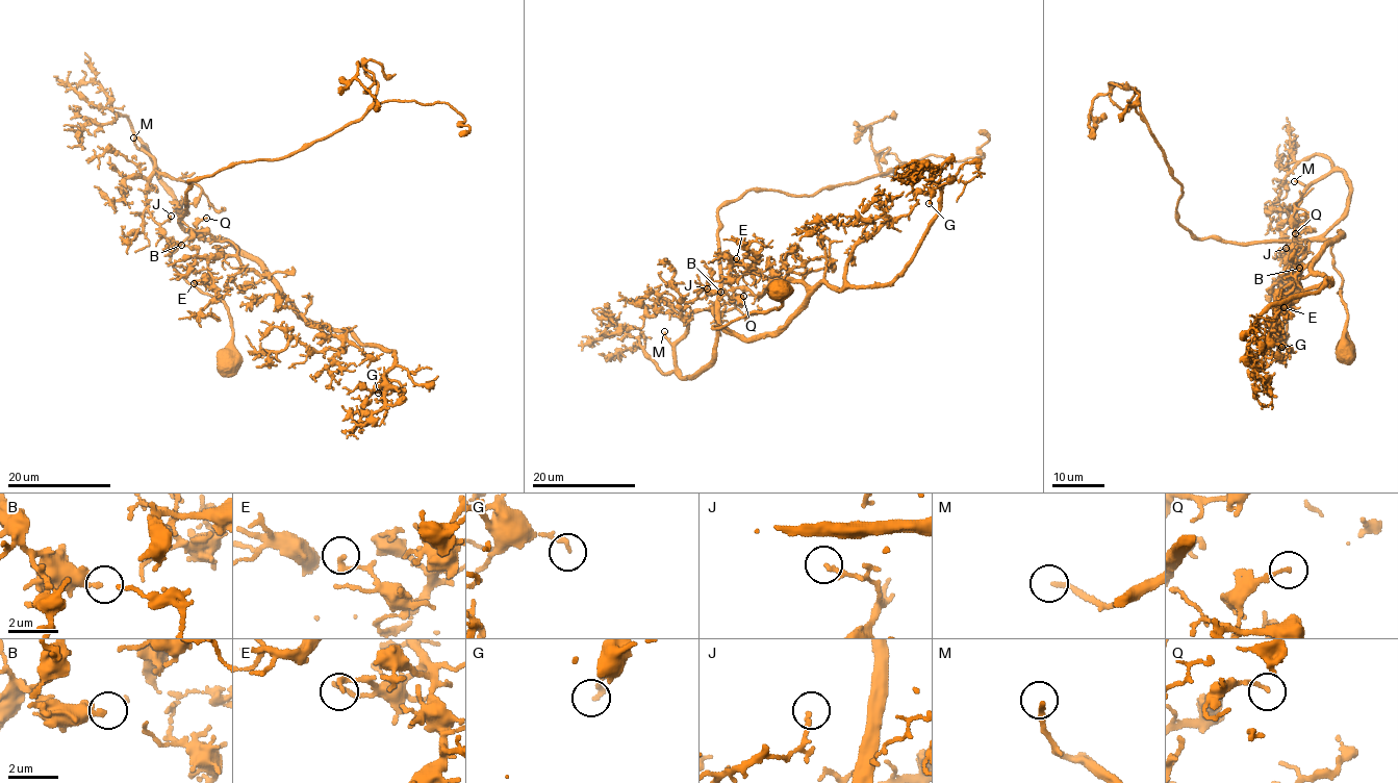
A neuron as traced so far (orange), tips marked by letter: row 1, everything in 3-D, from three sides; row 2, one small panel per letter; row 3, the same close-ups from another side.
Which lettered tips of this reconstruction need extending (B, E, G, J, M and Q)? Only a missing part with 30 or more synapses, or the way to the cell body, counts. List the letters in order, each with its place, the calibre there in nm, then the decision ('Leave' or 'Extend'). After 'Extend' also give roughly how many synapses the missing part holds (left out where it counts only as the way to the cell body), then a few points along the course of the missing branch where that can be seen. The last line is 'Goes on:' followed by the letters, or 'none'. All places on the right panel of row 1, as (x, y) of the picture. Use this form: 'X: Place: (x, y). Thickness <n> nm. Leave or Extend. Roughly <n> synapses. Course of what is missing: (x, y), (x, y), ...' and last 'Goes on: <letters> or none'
B: Place: (1299, 268). Thickness 280 nm. Leave
E: Place: (1284, 307). Thickness 180 nm. Leave
G: Place: (1281, 347). Thickness 180 nm. Leave
J: Place: (1286, 248). Thickness 180 nm. Leave
M: Place: (1294, 181). Thickness 180 nm. Extend. Roughly 60 synapses. Course of what is missing: (1294, 181), (1282, 185), (1292, 194), (1286, 196)
Q: Place: (1295, 233). Thickness 130 nm. Leave
Goes on: M

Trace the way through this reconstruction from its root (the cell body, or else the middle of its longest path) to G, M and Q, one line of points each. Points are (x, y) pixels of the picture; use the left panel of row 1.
G: (232, 361), (228, 308), (170, 259), (193, 235), (228, 242), (260, 263), (307, 320), (392, 351), (378, 393)
M: (232, 361), (228, 308), (172, 262), (191, 234), (171, 187), (133, 137)
Q: (232, 361), (228, 308), (171, 255), (193, 235), (221, 240), (264, 274), (196, 230), (206, 218)

